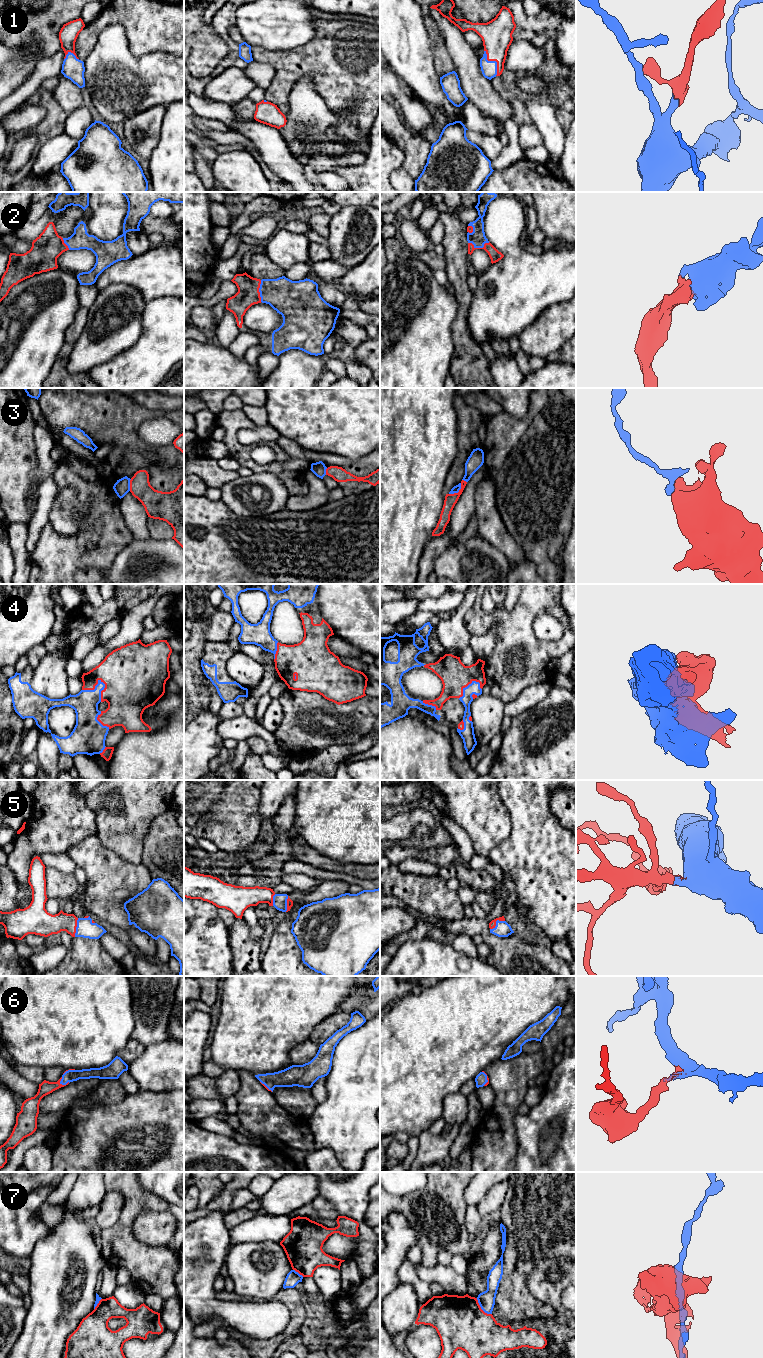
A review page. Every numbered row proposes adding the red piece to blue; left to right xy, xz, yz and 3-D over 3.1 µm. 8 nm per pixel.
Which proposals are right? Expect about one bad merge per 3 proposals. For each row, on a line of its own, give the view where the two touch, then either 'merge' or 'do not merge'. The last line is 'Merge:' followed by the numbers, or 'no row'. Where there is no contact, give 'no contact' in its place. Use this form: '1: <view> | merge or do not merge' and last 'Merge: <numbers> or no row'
1: yz | merge
2: yz | merge
3: yz | do not merge
4: xy | merge
5: yz | merge
6: xy | merge
7: yz | do not merge
Merge: 1, 2, 4, 5, 6

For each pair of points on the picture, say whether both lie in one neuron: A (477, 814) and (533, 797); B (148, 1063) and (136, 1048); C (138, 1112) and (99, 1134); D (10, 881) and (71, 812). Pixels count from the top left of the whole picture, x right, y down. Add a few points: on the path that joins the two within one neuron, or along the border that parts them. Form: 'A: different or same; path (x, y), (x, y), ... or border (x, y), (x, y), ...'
A: different; border (496, 790), (510, 817), (510, 829)
B: different; border (146, 1046), (144, 1051), (128, 1065)
C: same; path (128, 1122), (120, 1130), (109, 1134)
D: different; border (10, 868), (18, 882)

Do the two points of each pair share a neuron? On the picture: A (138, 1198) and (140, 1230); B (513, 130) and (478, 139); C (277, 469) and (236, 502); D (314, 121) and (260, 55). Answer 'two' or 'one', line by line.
A: two
B: two
C: two
D: two

